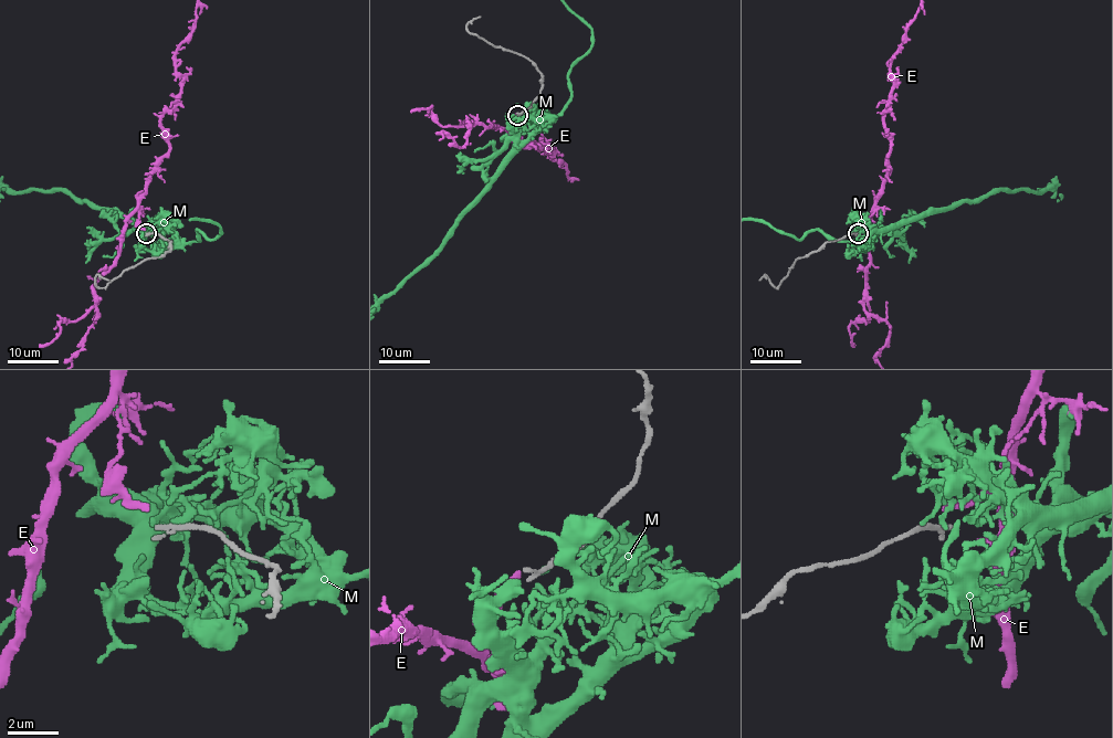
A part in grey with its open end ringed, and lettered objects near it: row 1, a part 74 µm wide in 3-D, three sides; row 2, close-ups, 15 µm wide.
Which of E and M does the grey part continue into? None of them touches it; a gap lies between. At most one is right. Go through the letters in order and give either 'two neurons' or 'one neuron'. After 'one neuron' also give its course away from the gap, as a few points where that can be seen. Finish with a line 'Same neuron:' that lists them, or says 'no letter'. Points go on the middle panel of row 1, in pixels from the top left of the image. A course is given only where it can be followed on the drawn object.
E: two neurons
M: two neurons
Same neuron: no letter

